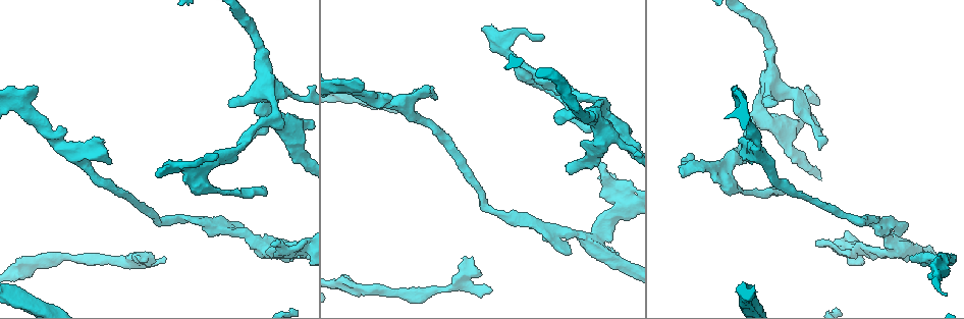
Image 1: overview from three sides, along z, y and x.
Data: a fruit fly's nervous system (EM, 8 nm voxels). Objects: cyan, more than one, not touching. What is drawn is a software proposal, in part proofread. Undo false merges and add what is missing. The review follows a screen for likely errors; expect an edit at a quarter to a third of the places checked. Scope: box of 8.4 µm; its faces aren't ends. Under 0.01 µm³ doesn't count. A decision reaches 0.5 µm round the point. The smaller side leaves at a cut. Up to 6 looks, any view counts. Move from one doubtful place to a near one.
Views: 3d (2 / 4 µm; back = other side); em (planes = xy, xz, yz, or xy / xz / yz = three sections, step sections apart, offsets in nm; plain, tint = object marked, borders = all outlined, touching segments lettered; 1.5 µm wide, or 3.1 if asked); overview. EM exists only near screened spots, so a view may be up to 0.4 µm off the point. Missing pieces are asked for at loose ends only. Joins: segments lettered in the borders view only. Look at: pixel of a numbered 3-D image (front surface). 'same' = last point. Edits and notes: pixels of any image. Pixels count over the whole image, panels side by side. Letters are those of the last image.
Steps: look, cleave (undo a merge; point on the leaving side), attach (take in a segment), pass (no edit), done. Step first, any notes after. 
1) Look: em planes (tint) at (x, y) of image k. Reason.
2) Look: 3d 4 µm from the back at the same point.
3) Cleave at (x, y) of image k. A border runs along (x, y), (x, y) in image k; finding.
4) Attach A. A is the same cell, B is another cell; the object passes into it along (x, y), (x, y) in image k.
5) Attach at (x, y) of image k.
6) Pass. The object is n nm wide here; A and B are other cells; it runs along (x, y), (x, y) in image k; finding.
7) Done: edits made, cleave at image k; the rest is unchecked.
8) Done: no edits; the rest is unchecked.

Look: em planes (borders) at (600, 168) of image 1. An open end.

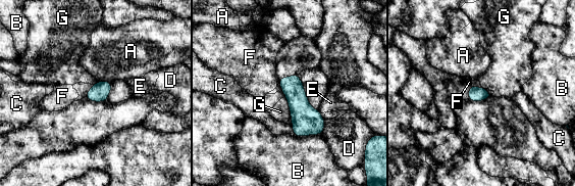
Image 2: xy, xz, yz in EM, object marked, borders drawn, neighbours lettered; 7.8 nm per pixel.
Pass. A, B, C, D, E, F and G are other cells; none of them fits.

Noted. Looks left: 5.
Look: 3d 4 µm from the back at (489, 290) of image 1. Tapers out.

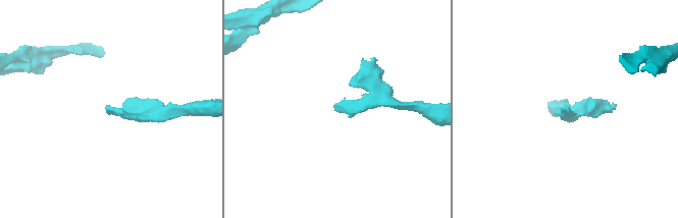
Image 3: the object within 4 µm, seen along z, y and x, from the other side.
Look: em yz step 4 (borders) at (566, 106) of image 3. Shape alone is not enough.

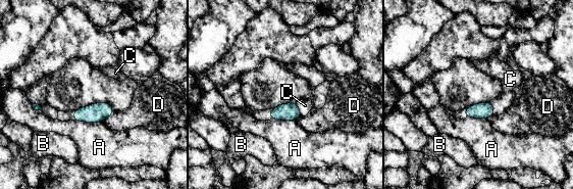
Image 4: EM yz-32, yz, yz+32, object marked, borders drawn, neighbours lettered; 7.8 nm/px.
Look: em xz step 4 (borders) at the same point.

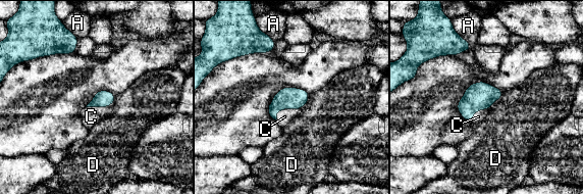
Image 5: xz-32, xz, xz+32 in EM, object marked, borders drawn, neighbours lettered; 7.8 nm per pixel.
Attach C. C is the same cell, A and D are other cells; the object passes into it along (292, 98), (284, 108), (284, 116) in image 5; the neuron continues.

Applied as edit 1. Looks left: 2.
Look: overview.

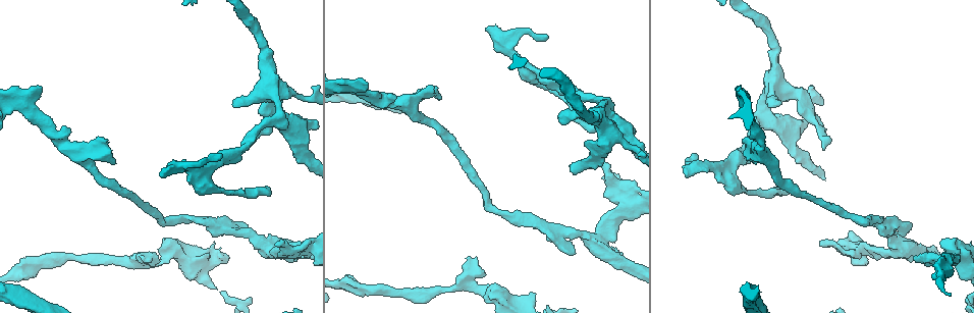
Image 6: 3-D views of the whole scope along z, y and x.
Look: em planes (borders) at (571, 167) of image 6. An open end.

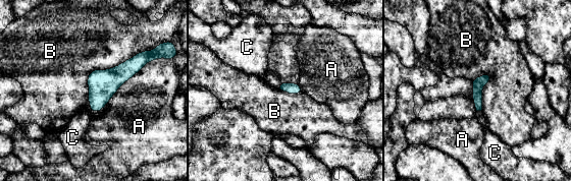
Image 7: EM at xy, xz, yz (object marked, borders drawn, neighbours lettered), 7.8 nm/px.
Pass. A, B and C are other cells; a border runs along (148, 50), (89, 73), (93, 113) in image 7; no lettered segment goes on from it.

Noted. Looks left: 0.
Done: edits made, attach at image 5; the rest is unchecked.

